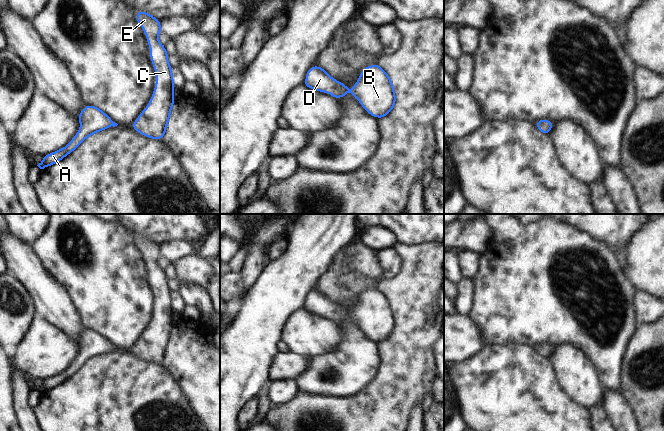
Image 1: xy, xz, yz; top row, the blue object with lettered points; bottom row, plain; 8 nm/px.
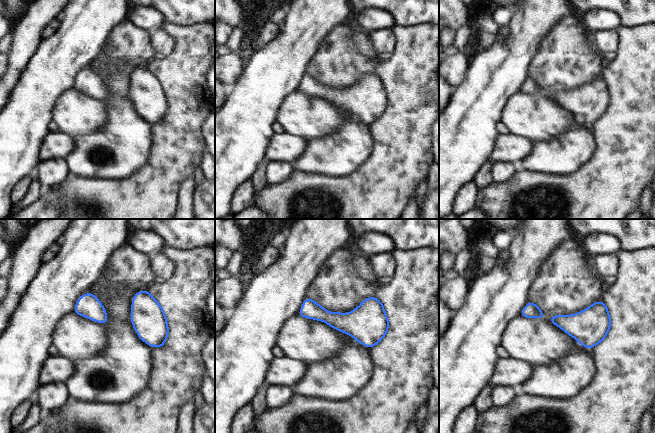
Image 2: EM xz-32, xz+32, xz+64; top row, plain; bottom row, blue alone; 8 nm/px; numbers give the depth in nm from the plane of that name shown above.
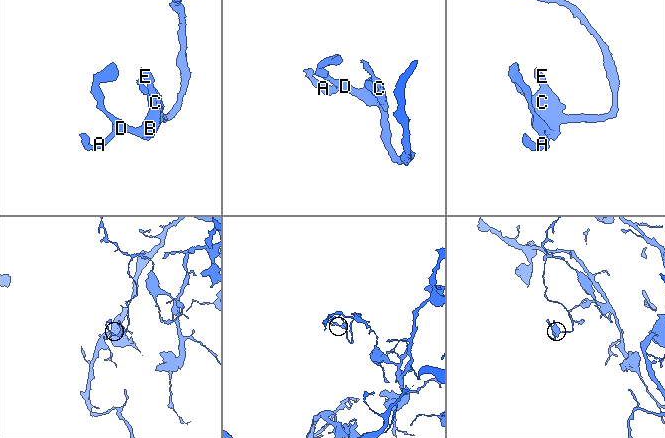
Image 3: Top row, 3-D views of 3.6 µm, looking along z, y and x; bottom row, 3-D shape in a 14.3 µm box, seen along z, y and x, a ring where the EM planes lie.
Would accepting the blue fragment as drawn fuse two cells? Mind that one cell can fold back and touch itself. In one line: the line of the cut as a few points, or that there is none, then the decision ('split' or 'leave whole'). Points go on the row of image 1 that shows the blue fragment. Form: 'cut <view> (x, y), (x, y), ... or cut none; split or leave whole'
cut none; leave whole

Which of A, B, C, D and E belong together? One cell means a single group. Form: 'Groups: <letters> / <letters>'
Groups: A B C D E.

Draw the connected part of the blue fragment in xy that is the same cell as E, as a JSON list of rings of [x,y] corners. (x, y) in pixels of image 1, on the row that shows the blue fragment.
[[[137,11],[136,20],[148,39],[150,58],[156,71],[156,85],[148,106],[131,127],[148,138],[162,140],[175,100],[172,67],[165,47],[158,41],[158,34],[162,32],[161,22],[145,11]]]

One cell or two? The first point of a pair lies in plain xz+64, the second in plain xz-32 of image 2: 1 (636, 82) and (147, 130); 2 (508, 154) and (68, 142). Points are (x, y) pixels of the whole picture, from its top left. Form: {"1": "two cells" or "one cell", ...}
{"1": "two cells", "2": "one cell"}

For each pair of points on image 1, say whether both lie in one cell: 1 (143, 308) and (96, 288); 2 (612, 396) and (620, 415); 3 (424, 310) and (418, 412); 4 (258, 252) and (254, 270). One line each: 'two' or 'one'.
1: one
2: one
3: two
4: one

